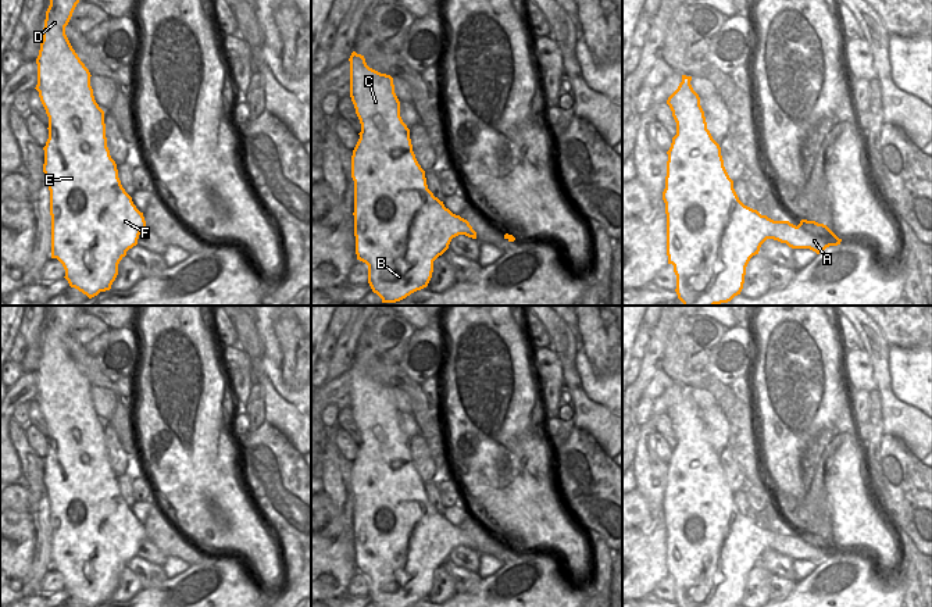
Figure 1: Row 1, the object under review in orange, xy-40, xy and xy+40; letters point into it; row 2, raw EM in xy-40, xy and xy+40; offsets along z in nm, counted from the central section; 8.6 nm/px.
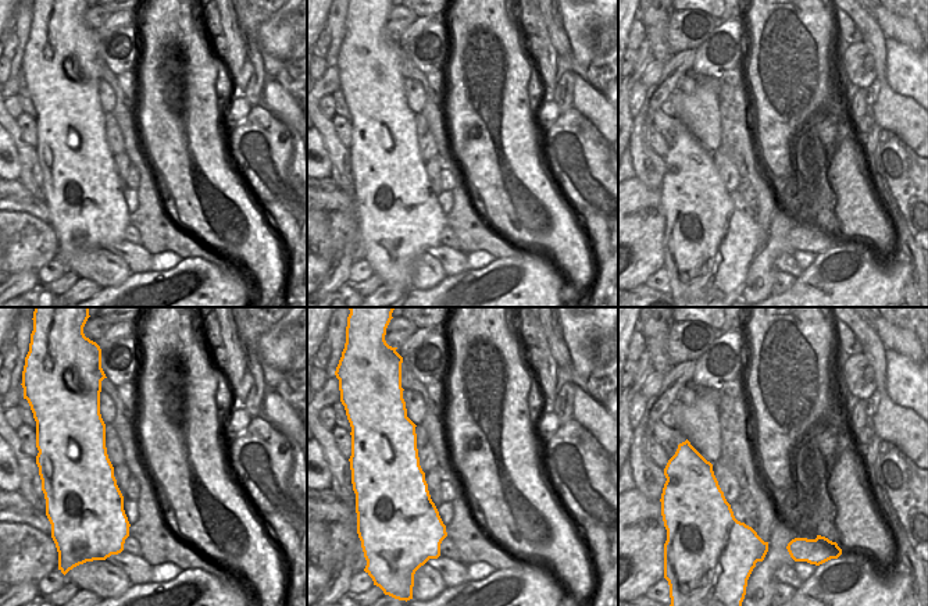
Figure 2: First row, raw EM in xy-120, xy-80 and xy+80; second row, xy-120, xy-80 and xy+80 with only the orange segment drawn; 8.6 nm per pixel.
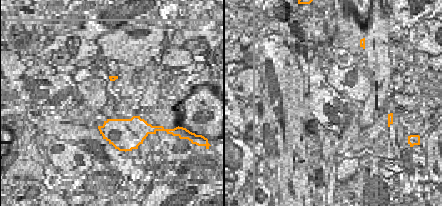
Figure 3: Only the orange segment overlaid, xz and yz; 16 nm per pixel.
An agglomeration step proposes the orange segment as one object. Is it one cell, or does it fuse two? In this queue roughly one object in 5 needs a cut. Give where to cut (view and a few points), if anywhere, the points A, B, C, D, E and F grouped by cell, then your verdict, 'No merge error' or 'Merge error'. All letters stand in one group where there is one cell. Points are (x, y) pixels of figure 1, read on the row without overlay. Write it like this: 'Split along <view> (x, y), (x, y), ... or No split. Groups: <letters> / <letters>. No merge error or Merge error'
No split. Groups: A B C D E F. No merge error.

